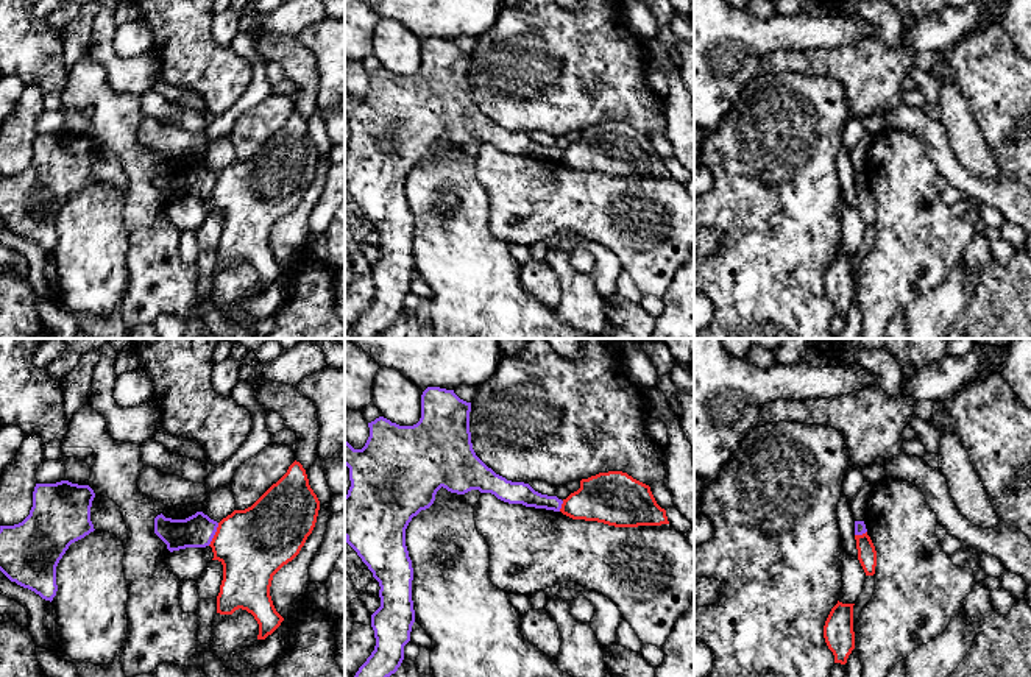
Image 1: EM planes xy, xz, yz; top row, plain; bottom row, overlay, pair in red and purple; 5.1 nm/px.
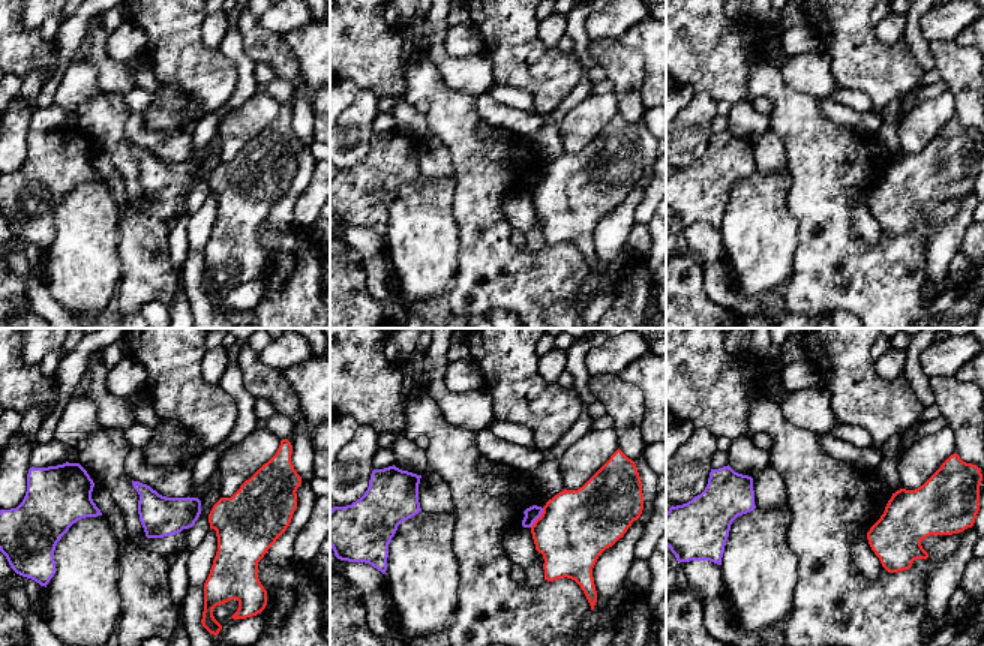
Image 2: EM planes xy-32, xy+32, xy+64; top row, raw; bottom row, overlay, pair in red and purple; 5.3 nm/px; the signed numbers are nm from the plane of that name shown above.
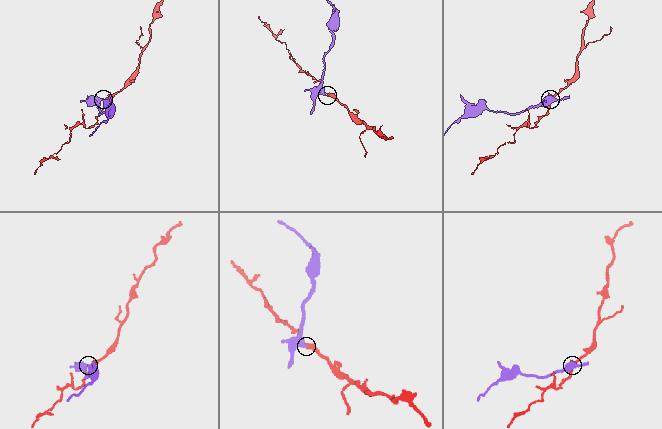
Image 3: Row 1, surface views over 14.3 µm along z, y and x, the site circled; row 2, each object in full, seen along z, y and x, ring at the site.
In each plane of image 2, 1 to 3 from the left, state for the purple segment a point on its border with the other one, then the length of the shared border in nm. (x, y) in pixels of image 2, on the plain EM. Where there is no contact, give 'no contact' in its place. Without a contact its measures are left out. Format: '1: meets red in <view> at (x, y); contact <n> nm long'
1: no contact
2: meets red in xy+32 at (539, 182); contact 130 nm long
3: no contact

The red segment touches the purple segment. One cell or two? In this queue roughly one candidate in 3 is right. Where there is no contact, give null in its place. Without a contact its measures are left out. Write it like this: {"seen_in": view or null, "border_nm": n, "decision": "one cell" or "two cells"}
{"seen_in": "xy", "border_nm": 130, "decision": "two cells"}

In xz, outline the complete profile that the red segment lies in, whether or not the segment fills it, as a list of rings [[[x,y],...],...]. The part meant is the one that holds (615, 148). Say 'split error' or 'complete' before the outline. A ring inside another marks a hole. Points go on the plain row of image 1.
complete; [[[622,122],[599,123],[580,131],[580,139],[563,150],[560,162],[572,170],[615,178],[669,175],[650,137]]]

